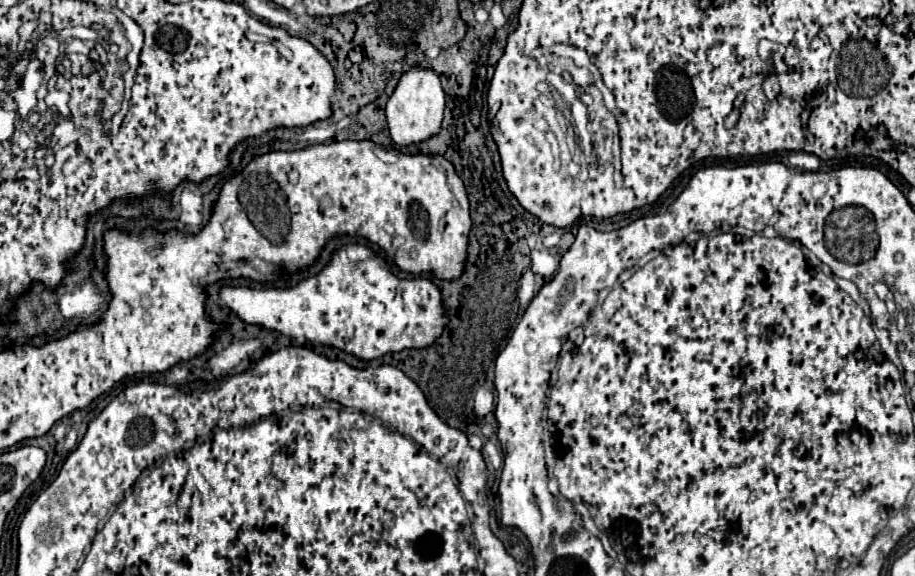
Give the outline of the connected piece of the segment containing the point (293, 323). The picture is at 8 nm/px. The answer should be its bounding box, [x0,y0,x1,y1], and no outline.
[221,244,447,360]

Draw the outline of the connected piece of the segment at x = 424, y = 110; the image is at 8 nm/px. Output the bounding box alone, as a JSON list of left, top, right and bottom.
[387,66,445,148]

